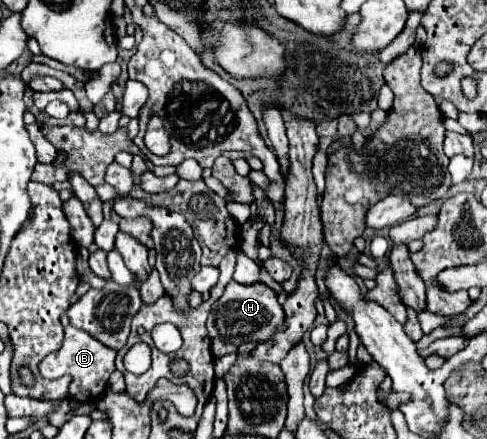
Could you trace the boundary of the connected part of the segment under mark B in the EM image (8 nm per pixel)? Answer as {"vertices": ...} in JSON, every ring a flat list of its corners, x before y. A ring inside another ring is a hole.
{"vertices":[[67,327,65,329,65,341,63,347,57,353,47,355,39,369,41,375,47,379,57,379,61,375,71,375,73,383,69,387,69,395,75,401,85,401,85,399,97,399,105,387,107,387,107,379,109,375,115,371,115,351,111,351,109,347,105,347,103,343,99,343,95,337,91,337,89,333,77,329,77,327]]}

